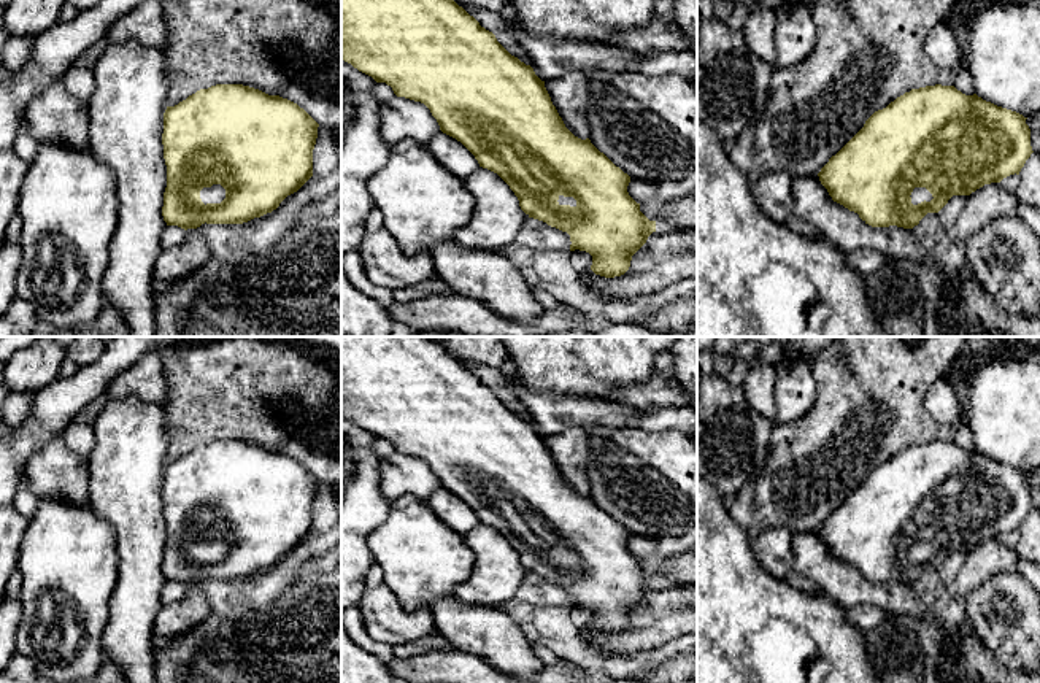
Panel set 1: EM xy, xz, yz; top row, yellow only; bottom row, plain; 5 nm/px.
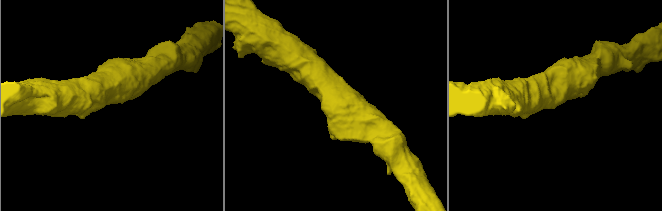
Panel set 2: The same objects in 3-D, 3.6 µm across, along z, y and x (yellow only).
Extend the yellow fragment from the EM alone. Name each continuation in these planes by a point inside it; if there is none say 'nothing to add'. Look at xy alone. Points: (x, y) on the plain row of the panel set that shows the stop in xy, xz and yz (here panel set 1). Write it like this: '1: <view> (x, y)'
1: xy (215, 550)

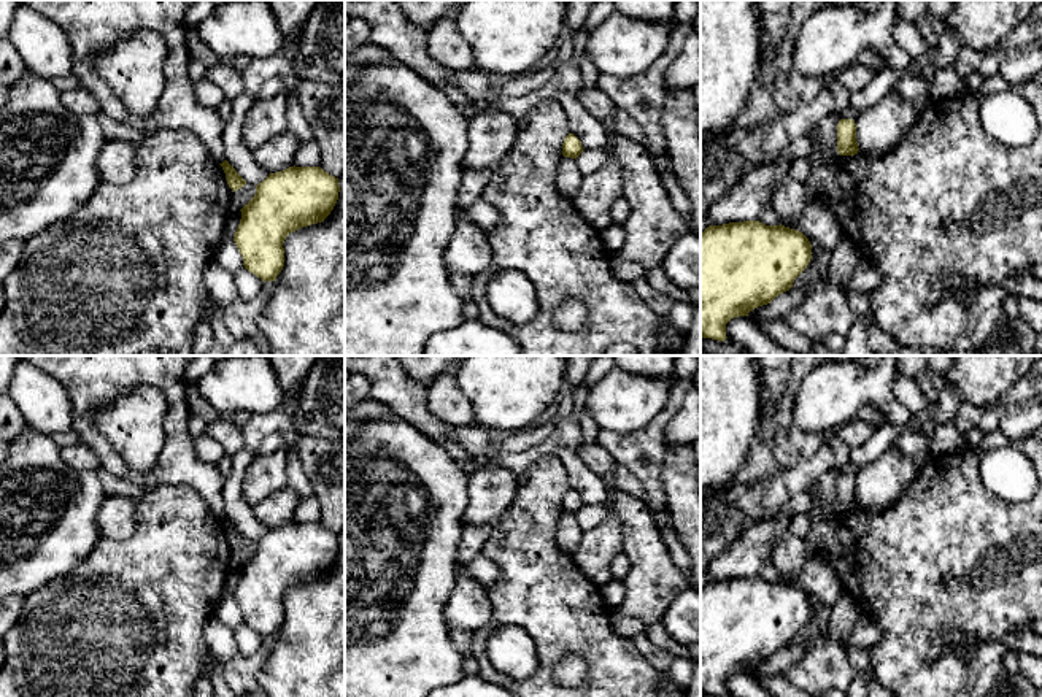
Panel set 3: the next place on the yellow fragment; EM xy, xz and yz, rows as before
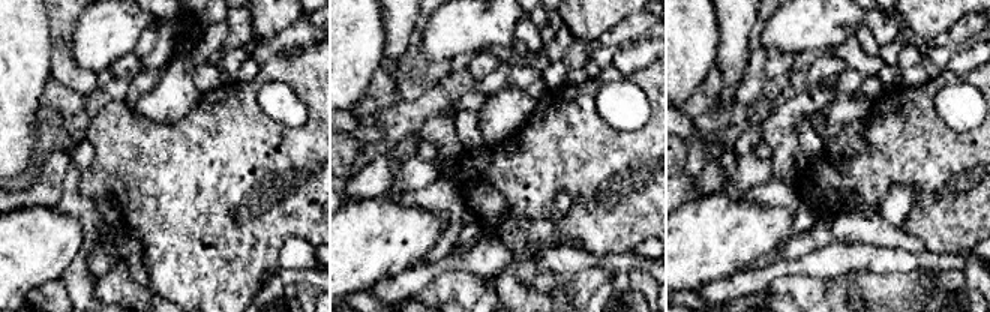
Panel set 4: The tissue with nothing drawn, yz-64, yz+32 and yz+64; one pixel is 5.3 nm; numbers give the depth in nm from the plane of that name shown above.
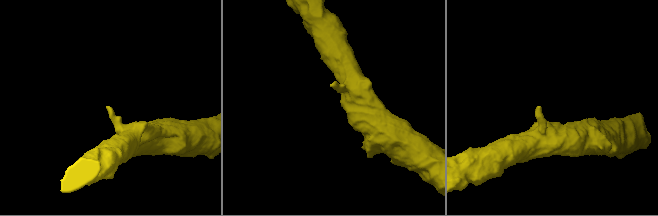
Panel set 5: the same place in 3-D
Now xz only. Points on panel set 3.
nothing to add

